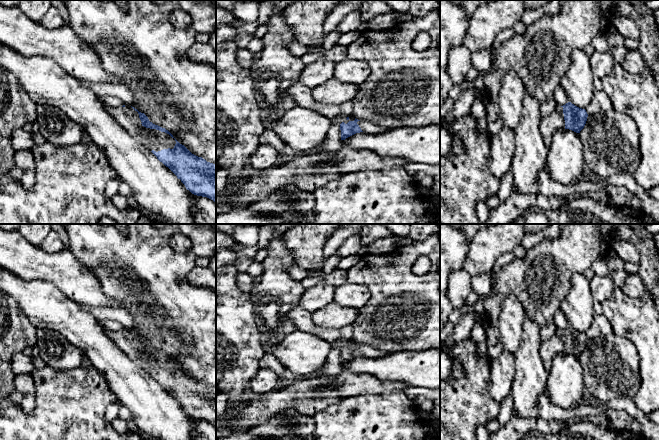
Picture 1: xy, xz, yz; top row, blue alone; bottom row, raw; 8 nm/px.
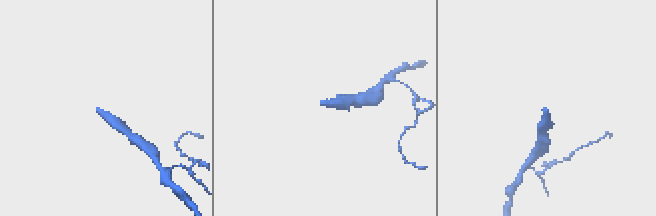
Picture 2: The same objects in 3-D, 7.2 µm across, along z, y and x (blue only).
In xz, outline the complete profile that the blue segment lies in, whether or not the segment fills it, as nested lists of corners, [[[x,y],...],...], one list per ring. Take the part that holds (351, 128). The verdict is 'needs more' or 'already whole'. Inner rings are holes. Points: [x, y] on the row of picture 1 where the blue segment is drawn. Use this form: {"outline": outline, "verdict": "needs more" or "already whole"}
{"outline": [[[353,115],[347,118],[344,118],[340,122],[340,130],[341,130],[341,140],[345,140],[346,138],[356,134],[363,132],[357,122],[360,121],[356,119]]], "verdict": "needs more"}

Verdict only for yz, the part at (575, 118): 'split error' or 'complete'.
split error

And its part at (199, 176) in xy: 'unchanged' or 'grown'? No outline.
grown

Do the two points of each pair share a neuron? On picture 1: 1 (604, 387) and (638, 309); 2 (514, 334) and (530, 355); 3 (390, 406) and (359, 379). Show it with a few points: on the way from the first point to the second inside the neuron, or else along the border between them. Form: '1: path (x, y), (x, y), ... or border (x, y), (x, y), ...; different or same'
1: border (613, 332), (632, 343), (636, 349), (638, 359); different
2: border (524, 319), (524, 332), (520, 345), (514, 353); different
3: border (398, 391), (357, 394), (352, 397); different

